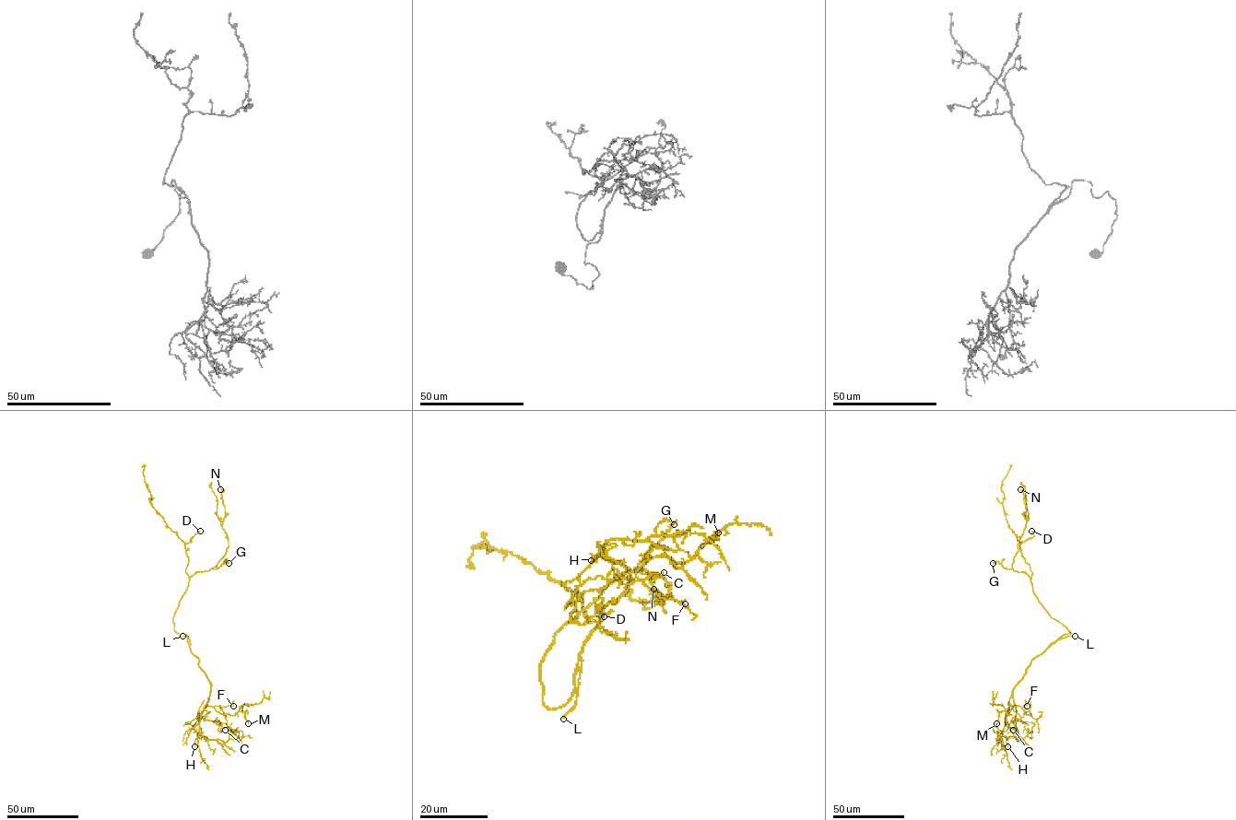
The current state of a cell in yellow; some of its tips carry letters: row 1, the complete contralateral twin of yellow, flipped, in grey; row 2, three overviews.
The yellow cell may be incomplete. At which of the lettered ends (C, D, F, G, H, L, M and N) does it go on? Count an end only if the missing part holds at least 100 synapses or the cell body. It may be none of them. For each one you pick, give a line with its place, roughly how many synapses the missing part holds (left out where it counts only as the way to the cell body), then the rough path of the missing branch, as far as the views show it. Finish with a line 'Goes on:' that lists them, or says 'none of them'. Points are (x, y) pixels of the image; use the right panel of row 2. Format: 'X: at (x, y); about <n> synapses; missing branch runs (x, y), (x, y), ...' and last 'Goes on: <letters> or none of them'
L: at (1075, 636); missing branch runs (1075, 636), (1083, 629), (1088, 630), (1086, 622)
Goes on: L

